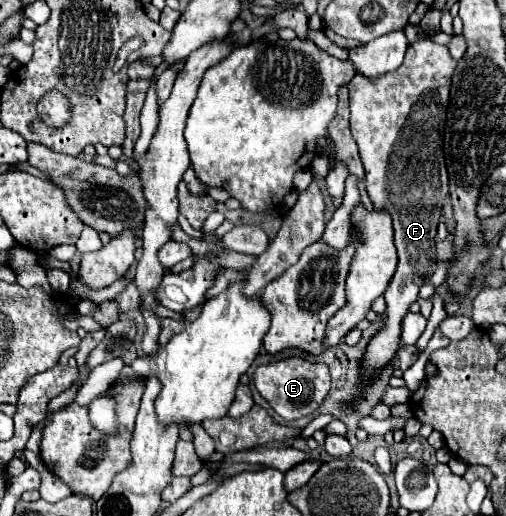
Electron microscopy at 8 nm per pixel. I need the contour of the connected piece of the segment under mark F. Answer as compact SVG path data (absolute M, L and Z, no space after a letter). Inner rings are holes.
M430 38L418 40L408 46L406 58L400 68L382 74L380 78L364 78L364 74L356 74L350 88L350 130L358 144L360 158L366 170L366 190L376 208L386 208L394 220L394 244L398 248L398 268L392 276L384 298L386 298L386 318L384 328L378 330L362 356L362 384L366 386L374 380L382 368L386 368L400 350L400 334L402 320L410 310L410 304L416 302L418 290L422 284L430 280L436 270L436 228L440 222L442 200L448 196L448 174L442 152L442 134L446 122L446 106L450 94L450 78L456 68L456 60L450 56L448 48L432 42Z

